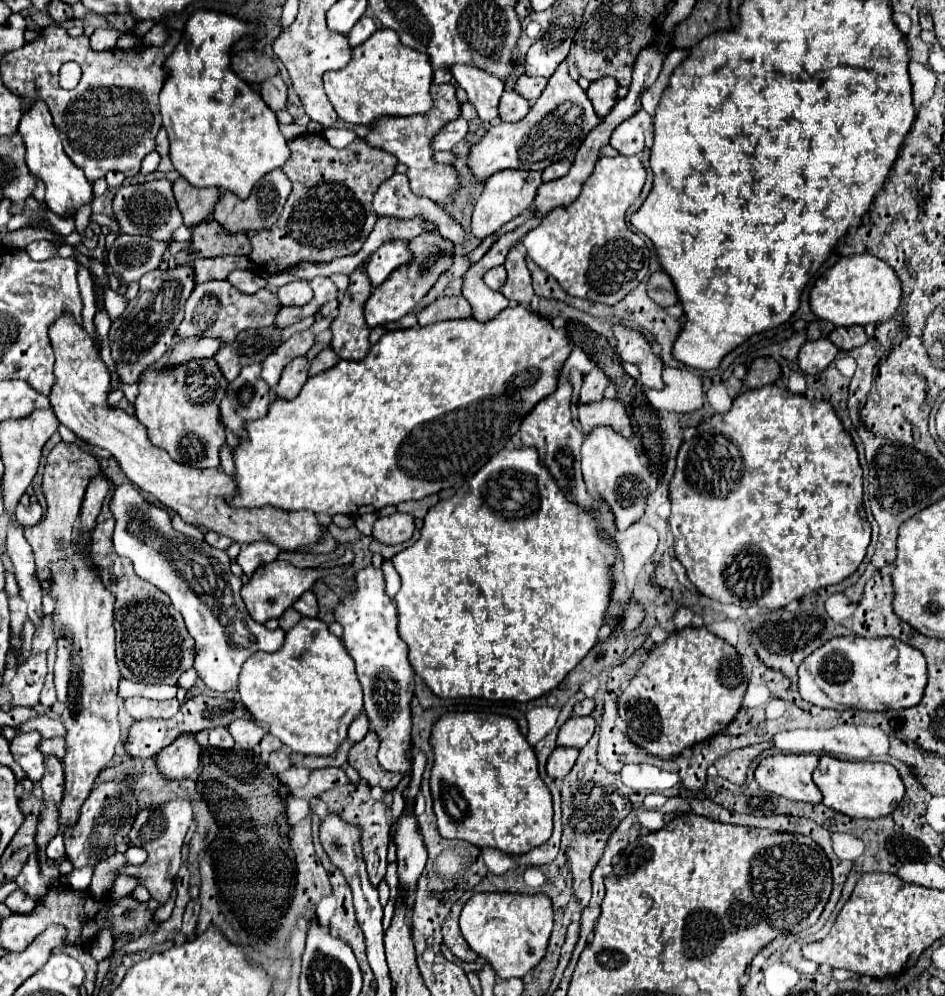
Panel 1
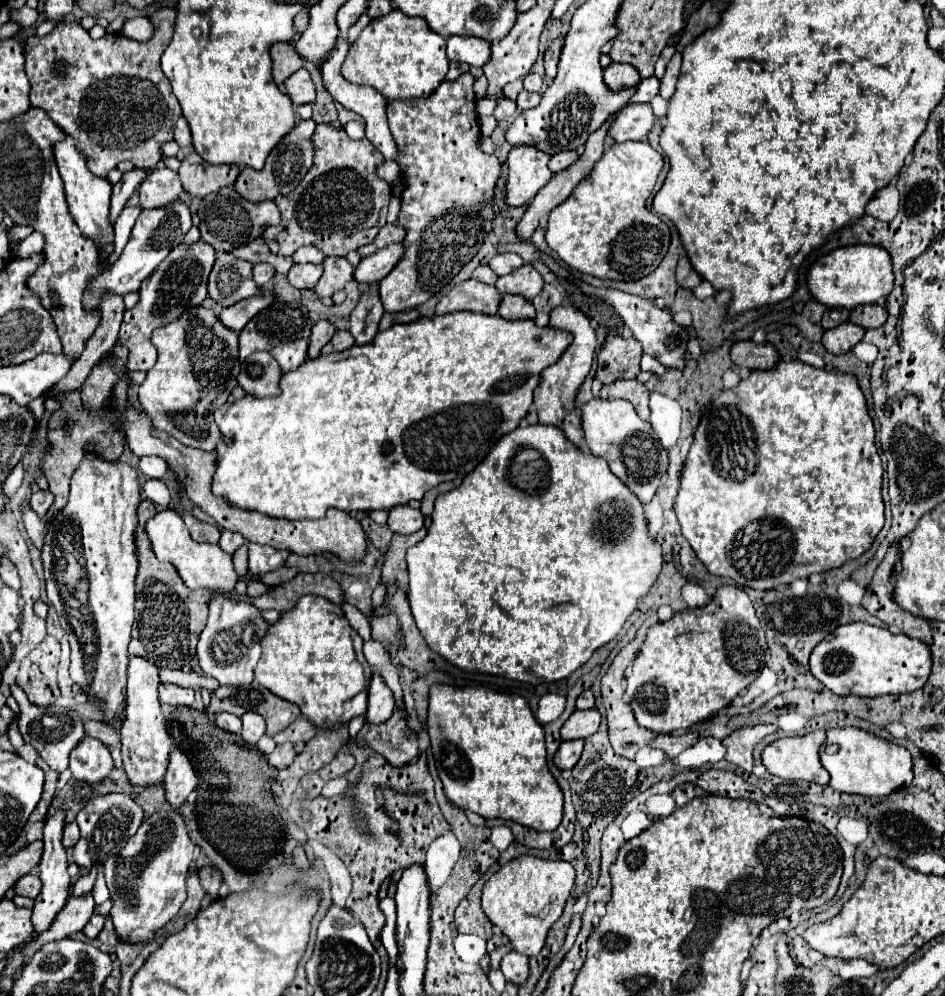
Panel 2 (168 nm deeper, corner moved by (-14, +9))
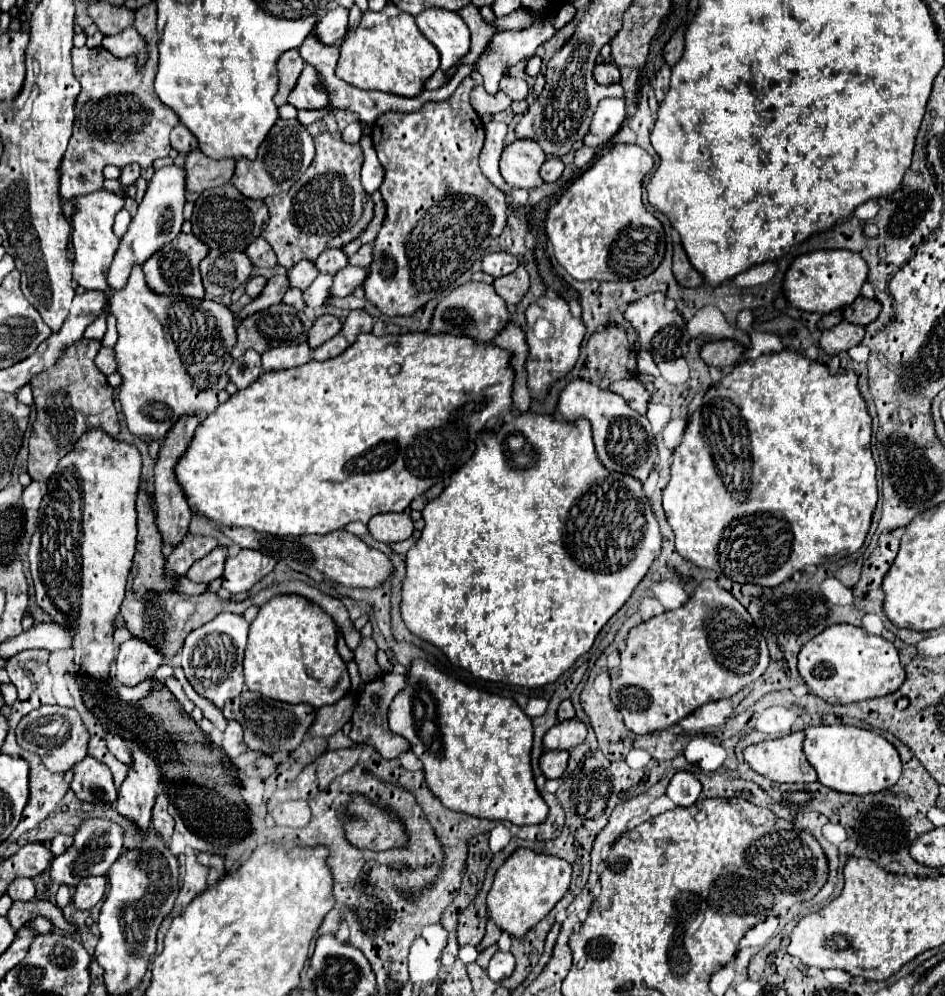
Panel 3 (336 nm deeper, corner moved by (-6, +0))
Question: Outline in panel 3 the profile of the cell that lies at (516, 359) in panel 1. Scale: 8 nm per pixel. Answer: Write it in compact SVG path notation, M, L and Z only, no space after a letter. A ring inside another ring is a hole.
M362 333L354 345L350 345L344 353L328 361L308 361L298 365L298 369L278 369L264 371L250 387L236 391L228 401L220 403L214 413L210 413L196 429L188 449L178 459L174 467L174 475L182 491L186 493L188 505L194 507L200 515L210 517L218 525L234 525L234 527L250 527L260 533L270 535L324 535L336 529L342 529L350 521L368 523L370 517L388 511L404 511L414 497L426 493L434 483L448 481L450 475L460 469L470 455L474 453L476 437L482 429L486 429L490 419L500 419L502 413L510 411L512 397L510 389L514 385L514 377L510 377L510 353L500 351L496 345L474 345L468 337L454 337L444 333L404 333L404 335L386 335L376 337L372 333Z

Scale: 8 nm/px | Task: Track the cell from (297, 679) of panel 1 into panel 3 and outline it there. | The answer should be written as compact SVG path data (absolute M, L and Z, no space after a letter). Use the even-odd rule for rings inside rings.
M276 595L266 601L250 625L244 657L246 687L278 701L306 701L316 709L336 703L350 689L346 663L336 651L336 623L302 595Z

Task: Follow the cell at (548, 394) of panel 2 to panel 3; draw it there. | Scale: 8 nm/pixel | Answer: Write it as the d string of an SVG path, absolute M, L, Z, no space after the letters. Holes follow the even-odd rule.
M538 297L528 309L526 309L526 343L528 343L528 361L526 361L526 371L528 371L528 385L532 391L534 399L542 399L544 393L550 389L552 381L564 377L574 363L578 361L580 355L580 345L586 333L586 325L576 319L568 303L562 297ZM535 323L535 324L534 324ZM535 334L535 335L534 335ZM542 334L550 334L548 339L542 339ZM539 338L539 339L538 339Z

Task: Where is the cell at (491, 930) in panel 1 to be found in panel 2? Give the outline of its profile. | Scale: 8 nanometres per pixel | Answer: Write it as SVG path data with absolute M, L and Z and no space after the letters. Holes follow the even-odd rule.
M520 856L502 866L482 890L482 910L486 918L502 930L510 940L512 950L524 956L538 956L548 930L562 916L564 904L574 886L574 868L568 862L540 860L534 856Z

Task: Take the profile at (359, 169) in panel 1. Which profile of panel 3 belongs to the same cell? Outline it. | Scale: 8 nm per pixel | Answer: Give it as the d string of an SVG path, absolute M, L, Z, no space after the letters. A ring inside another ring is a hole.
M320 133L314 137L316 157L310 169L288 191L266 197L270 219L262 237L274 247L278 263L292 269L298 261L316 261L318 255L334 245L348 245L372 219L374 203L360 183L362 149L344 143L340 133Z

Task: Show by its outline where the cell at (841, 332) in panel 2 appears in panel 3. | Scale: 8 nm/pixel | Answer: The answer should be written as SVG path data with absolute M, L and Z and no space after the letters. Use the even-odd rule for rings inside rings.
M848 321L838 323L836 327L828 329L822 333L820 337L820 347L828 353L828 355L838 355L840 351L848 351L850 347L858 345L864 339L864 327L862 325L854 325Z

